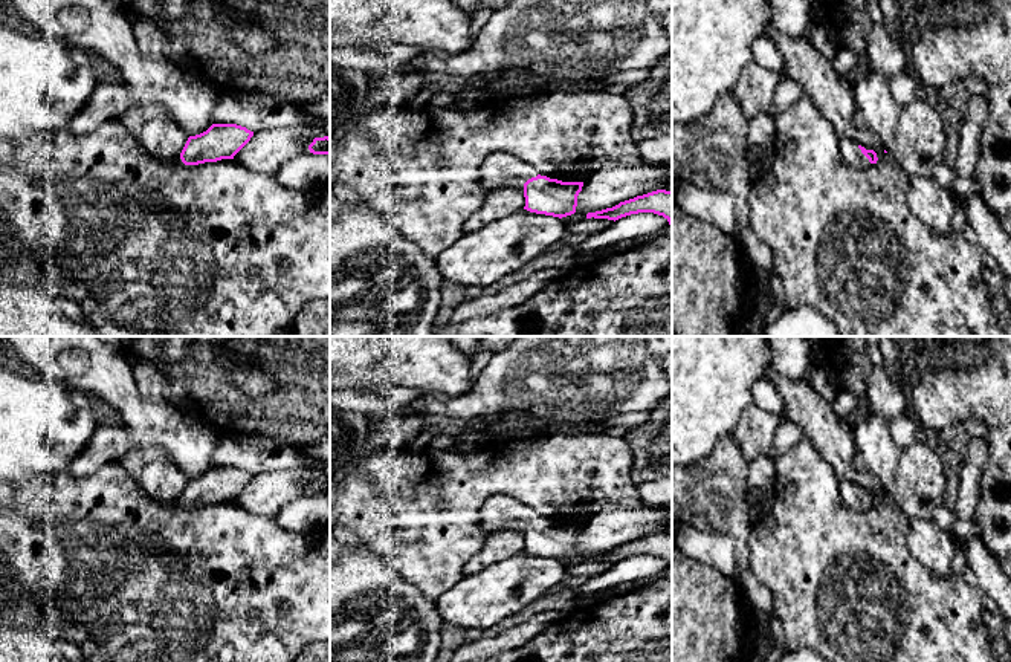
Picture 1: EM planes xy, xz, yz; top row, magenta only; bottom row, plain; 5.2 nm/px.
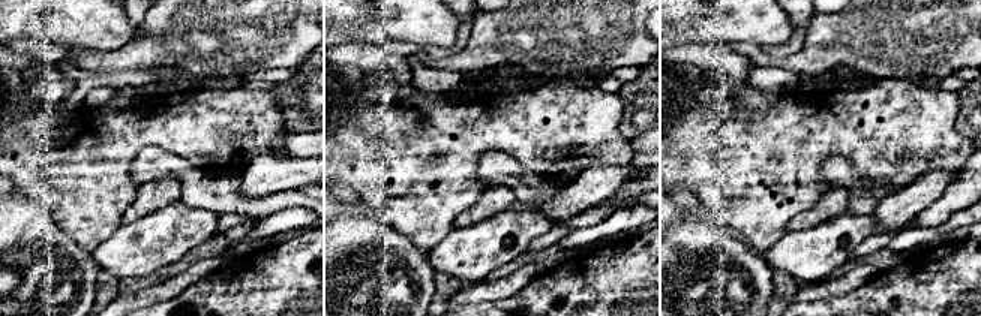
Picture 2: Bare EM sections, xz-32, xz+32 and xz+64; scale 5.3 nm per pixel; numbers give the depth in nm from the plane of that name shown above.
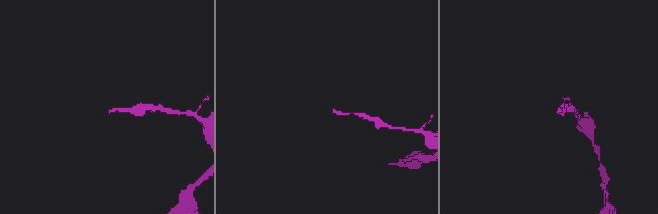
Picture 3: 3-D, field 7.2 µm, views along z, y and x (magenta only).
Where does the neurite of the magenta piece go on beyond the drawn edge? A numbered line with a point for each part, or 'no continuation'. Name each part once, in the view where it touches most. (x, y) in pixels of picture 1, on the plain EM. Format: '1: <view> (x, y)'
1: yz (849, 494)

